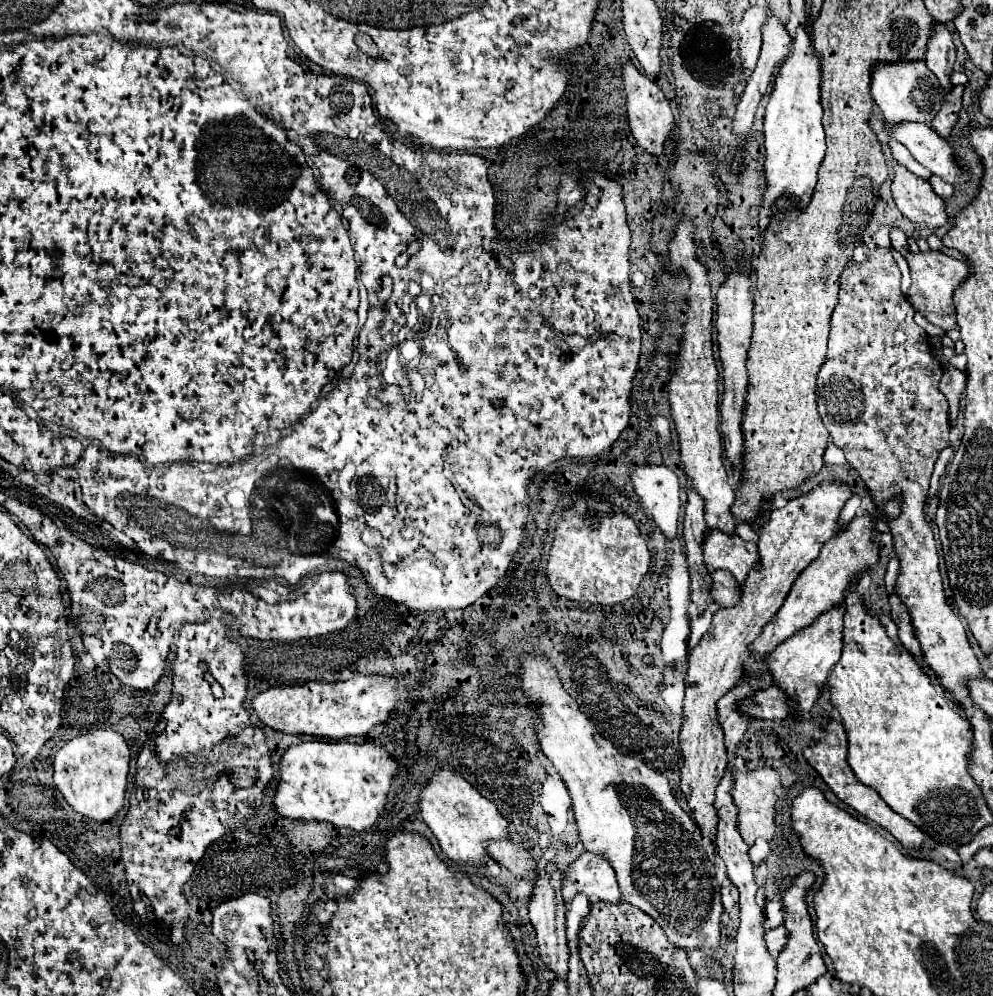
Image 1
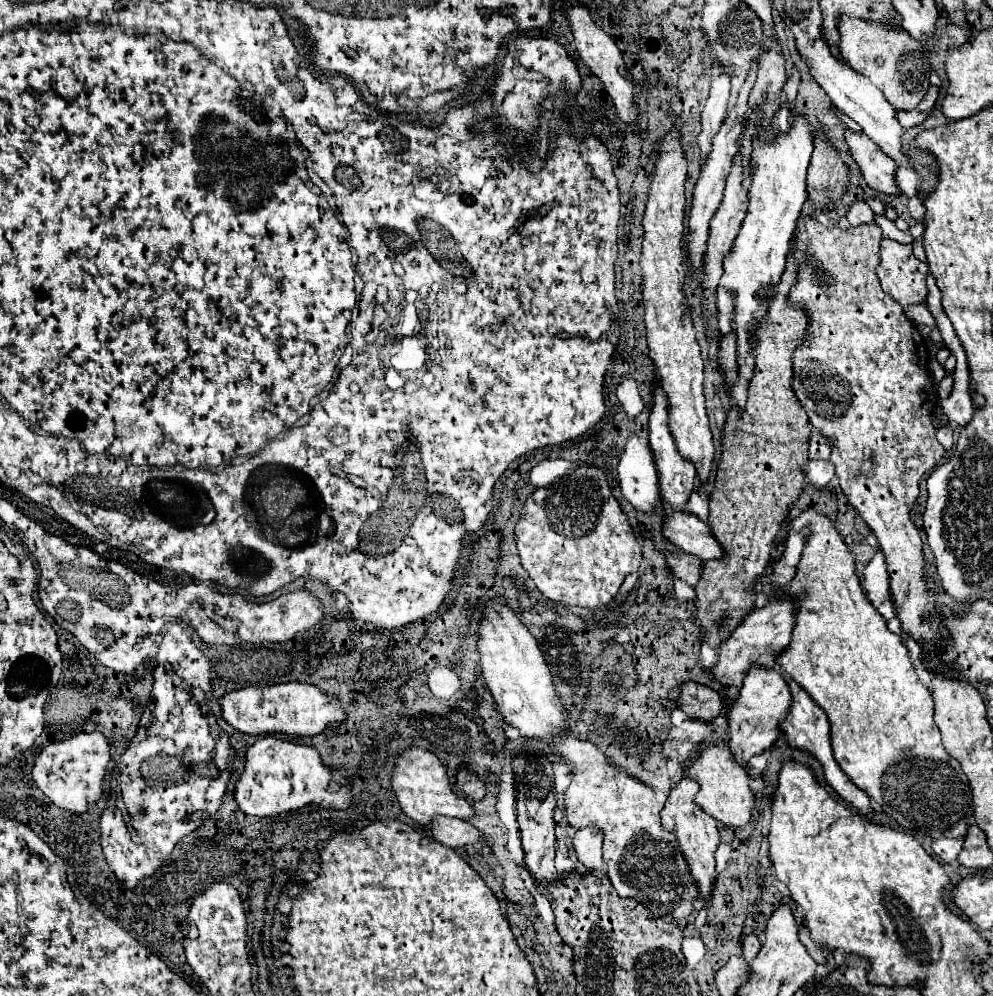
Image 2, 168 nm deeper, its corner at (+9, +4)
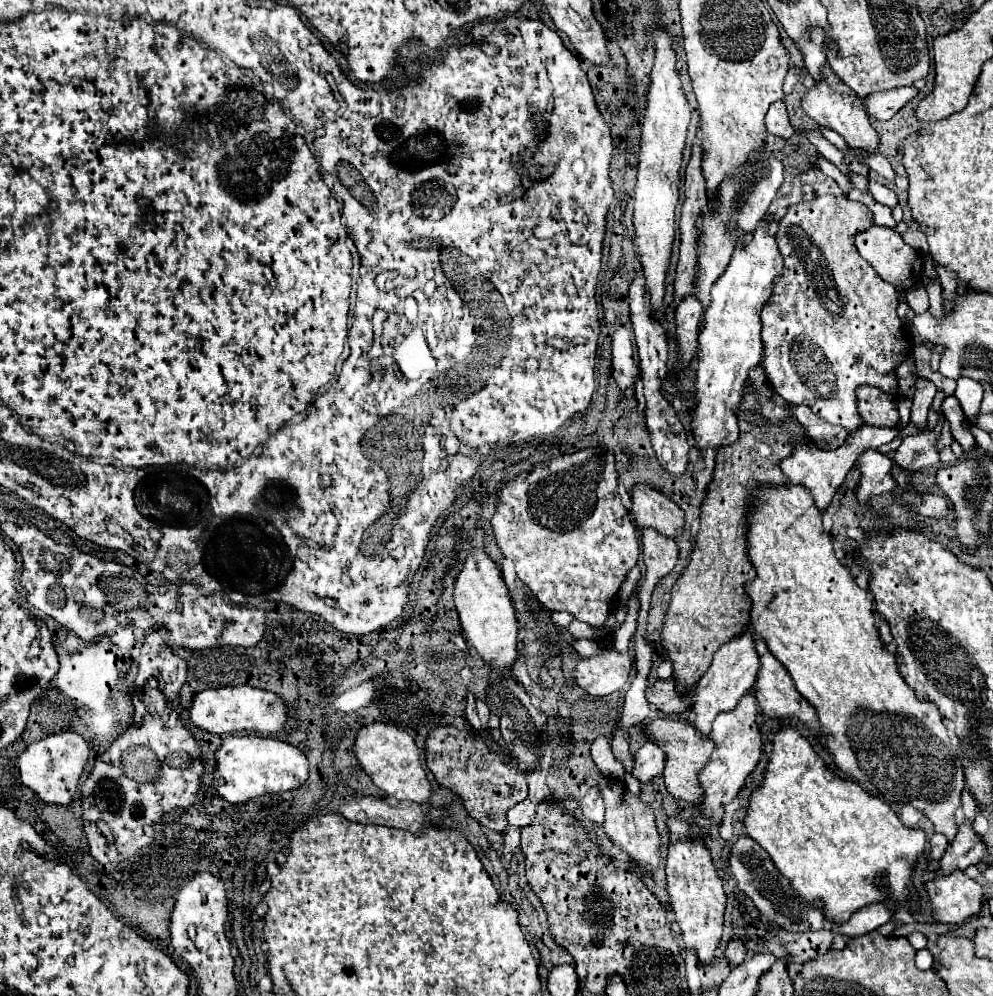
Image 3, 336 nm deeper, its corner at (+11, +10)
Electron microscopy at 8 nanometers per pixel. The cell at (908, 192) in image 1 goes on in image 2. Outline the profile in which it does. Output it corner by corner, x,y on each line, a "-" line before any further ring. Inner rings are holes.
849,129
845,131
845,141
851,147
851,153
873,191
879,191
883,195
901,195
895,181
897,163
889,155
879,151
879,147
875,147
875,143
871,143
871,139
865,135
853,133

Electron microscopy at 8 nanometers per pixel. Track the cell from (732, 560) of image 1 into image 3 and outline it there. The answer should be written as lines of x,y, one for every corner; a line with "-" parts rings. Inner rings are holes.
643,483
631,489
631,515
635,525
653,527
667,537
683,531
683,511
669,497

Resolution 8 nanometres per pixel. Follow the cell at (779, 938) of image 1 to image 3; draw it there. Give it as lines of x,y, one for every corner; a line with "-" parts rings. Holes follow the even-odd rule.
731,939
729,941
729,945
725,947
725,959
731,967
737,967
747,959
747,951
745,951
745,945
743,945
741,939

